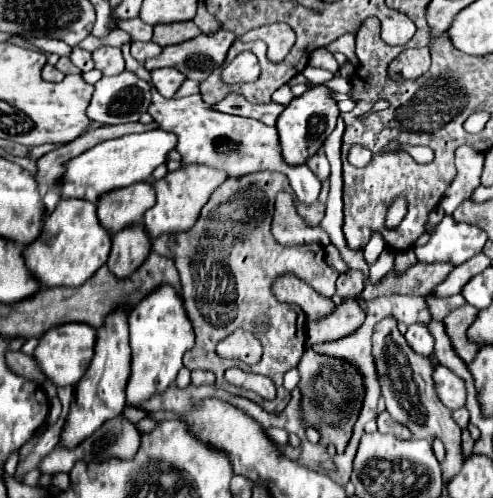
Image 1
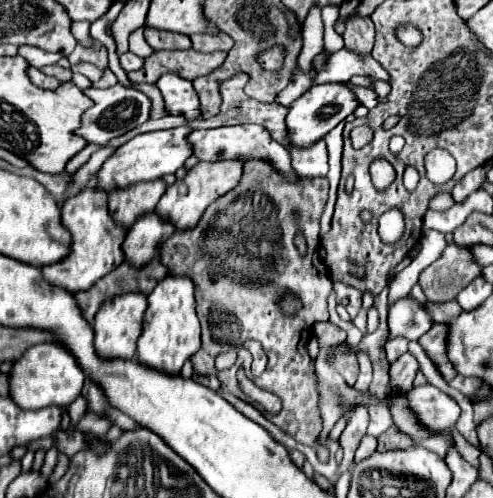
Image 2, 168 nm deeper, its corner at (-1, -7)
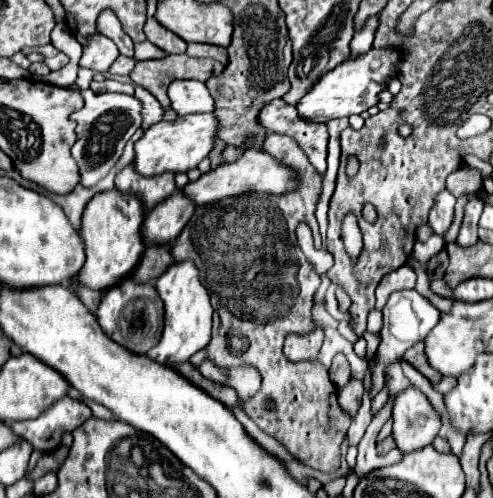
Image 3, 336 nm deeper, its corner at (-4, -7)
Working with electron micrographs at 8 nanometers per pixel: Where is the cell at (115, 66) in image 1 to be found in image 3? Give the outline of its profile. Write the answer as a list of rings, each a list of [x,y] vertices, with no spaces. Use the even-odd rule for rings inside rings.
[[[104,80],[98,84],[98,88],[102,92],[126,92],[126,94],[134,94],[134,86],[132,84],[122,84],[116,80]]]

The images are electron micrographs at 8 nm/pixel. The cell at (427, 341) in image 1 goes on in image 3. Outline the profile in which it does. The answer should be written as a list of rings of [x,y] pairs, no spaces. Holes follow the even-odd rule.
[[[389,396],[388,404],[374,416],[364,438],[358,444],[358,458],[356,458],[356,466],[352,468],[352,472],[358,476],[358,480],[362,480],[362,476],[368,476],[370,472],[374,472],[374,468],[384,468],[384,466],[395,464],[403,458],[402,452],[396,447],[384,456],[376,454],[376,436],[378,436],[382,424],[391,418],[393,402],[394,398]]]

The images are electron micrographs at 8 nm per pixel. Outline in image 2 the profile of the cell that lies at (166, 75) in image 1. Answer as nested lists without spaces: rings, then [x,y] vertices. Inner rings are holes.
[[[163,74],[157,82],[157,88],[163,94],[165,110],[169,114],[183,114],[187,118],[199,116],[199,98],[189,80],[183,80],[175,74]]]

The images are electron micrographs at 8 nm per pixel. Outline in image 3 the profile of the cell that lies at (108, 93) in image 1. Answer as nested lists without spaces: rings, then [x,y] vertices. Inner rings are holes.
[[[80,90],[84,96],[84,106],[70,114],[70,120],[76,122],[76,142],[72,146],[72,156],[80,170],[80,184],[84,188],[96,186],[106,174],[116,166],[118,158],[124,152],[126,142],[142,124],[142,104],[128,94],[102,92],[96,94],[92,90]]]

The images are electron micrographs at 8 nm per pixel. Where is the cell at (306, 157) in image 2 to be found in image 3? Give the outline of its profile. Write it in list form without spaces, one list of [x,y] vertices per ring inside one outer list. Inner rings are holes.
[[[282,98],[272,100],[266,104],[258,116],[260,124],[268,130],[268,134],[288,134],[290,138],[298,140],[298,146],[306,152],[310,164],[324,174],[326,172],[326,144],[328,132],[324,124],[304,120],[298,110],[286,104]]]

